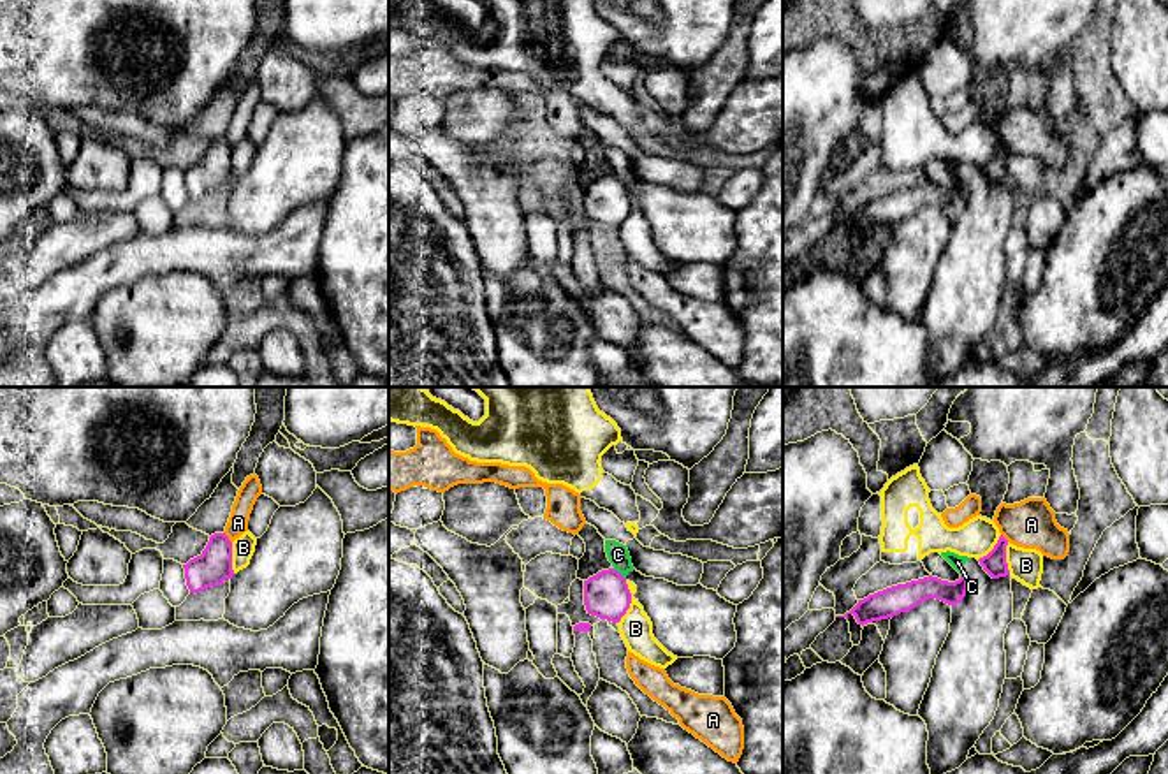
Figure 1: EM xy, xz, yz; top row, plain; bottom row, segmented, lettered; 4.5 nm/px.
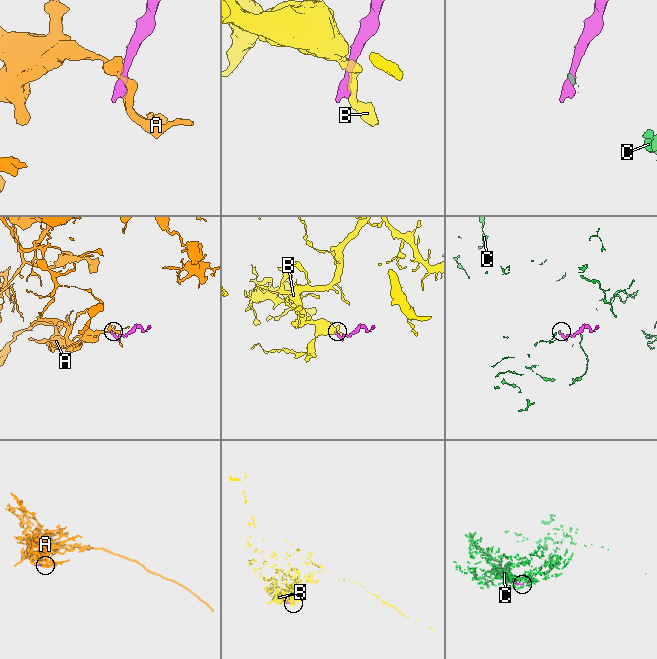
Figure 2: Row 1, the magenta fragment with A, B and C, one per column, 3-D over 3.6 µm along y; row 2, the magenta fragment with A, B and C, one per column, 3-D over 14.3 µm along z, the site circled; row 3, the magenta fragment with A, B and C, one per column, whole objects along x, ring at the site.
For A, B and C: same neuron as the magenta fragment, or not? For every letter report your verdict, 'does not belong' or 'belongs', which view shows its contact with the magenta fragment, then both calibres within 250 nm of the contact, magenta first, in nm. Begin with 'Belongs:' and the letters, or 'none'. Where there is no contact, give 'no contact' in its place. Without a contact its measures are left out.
Belongs: none
A: does not belong; contact in xy; calibres 160 and 100 nm
B: does not belong; contact in xz; calibres 200 and 150 nm
C: does not belong; contact in xz; calibres 200 and 100 nm

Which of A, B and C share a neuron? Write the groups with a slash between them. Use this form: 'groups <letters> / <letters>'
groups A / B / C

